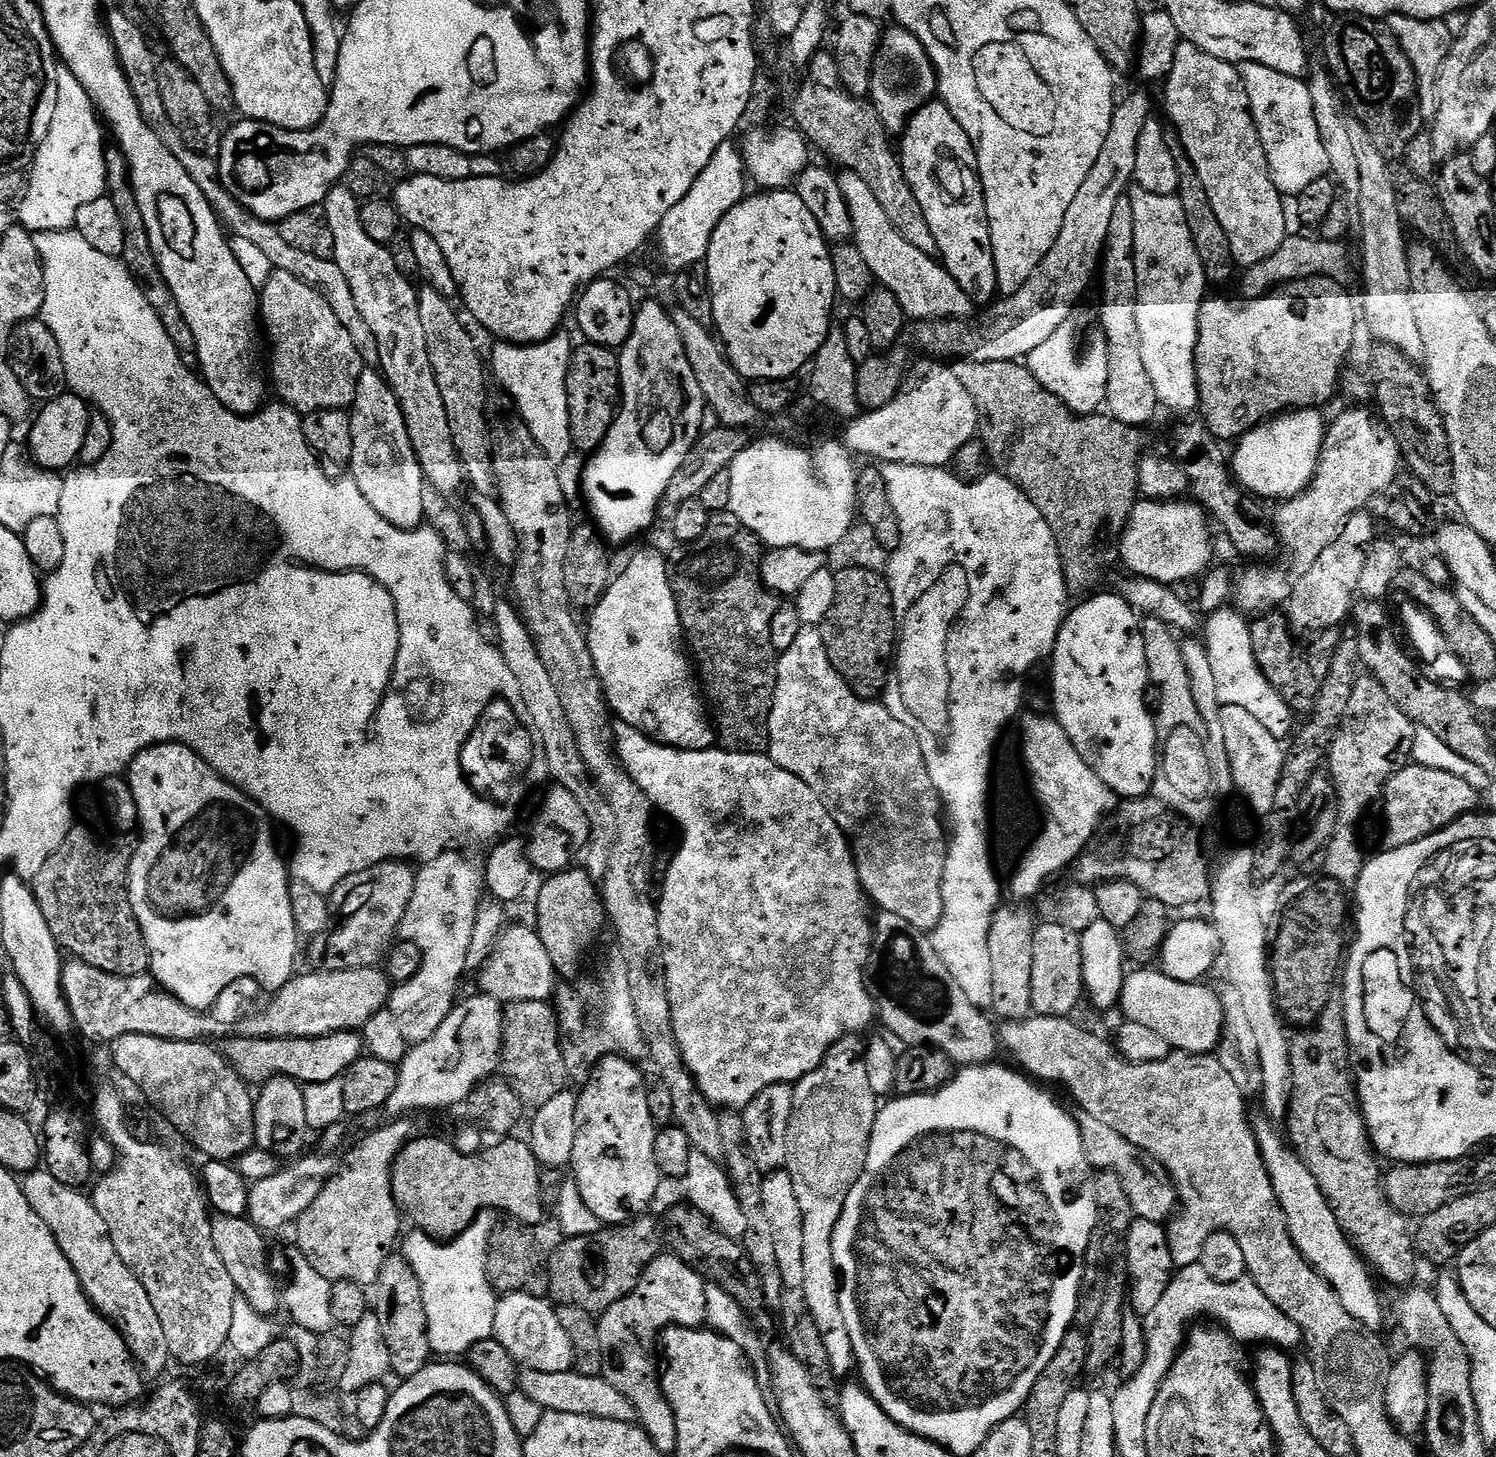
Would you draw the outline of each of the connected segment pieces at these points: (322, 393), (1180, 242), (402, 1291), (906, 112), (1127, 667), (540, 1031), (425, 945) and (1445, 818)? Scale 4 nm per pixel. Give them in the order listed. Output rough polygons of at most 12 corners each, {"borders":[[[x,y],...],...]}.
{"borders":[[[289,272],[259,289],[279,399],[348,410],[366,365],[322,298]],[[1133,185],[1146,373],[1172,412],[1200,407],[1210,281],[1177,195]],[[386,1258],[374,1313],[391,1371],[407,1378],[433,1359],[418,1274]],[[913,32],[879,37],[869,90],[890,134],[937,95]],[[1123,596],[1064,617],[1054,719],[1109,792],[1152,791],[1142,620]],[[551,1003],[504,1008],[503,1079],[529,1109],[569,1083]],[[458,850],[419,867],[388,1009],[410,1046],[453,1010],[485,883]],[[1408,763],[1382,791],[1385,849],[1477,811],[1478,791]]]}

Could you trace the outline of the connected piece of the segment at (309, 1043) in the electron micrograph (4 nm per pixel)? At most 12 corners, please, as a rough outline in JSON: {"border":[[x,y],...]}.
{"border":[[361,1033],[235,1034],[218,1049],[249,1086],[339,1080]]}

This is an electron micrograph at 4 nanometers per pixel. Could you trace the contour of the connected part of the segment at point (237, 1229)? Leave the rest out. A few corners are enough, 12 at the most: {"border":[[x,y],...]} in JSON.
{"border":[[217,1213],[211,1237],[237,1293],[265,1317],[282,1296],[265,1235]]}

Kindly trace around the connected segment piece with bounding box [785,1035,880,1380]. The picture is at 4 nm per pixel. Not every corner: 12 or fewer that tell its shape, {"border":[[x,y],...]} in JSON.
{"border":[[844,1036],[793,1085],[786,1171],[801,1297],[837,1379],[855,1367],[833,1235],[880,1098]]}

